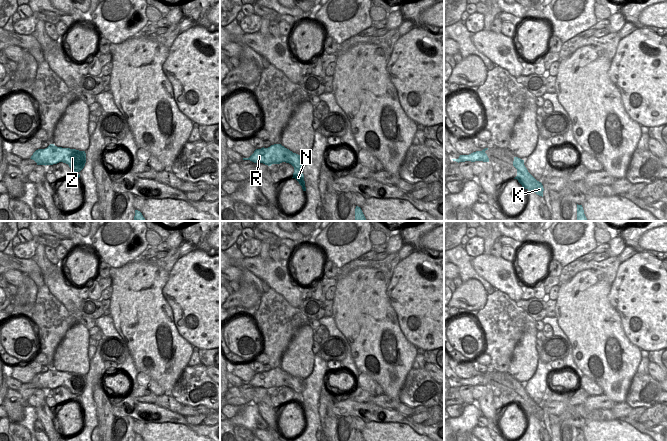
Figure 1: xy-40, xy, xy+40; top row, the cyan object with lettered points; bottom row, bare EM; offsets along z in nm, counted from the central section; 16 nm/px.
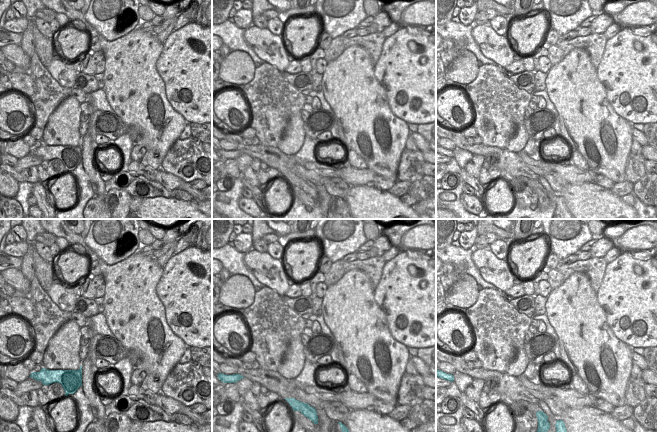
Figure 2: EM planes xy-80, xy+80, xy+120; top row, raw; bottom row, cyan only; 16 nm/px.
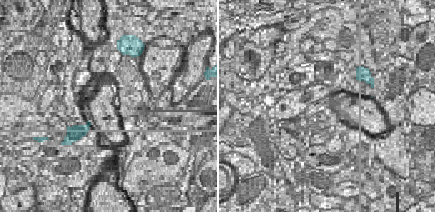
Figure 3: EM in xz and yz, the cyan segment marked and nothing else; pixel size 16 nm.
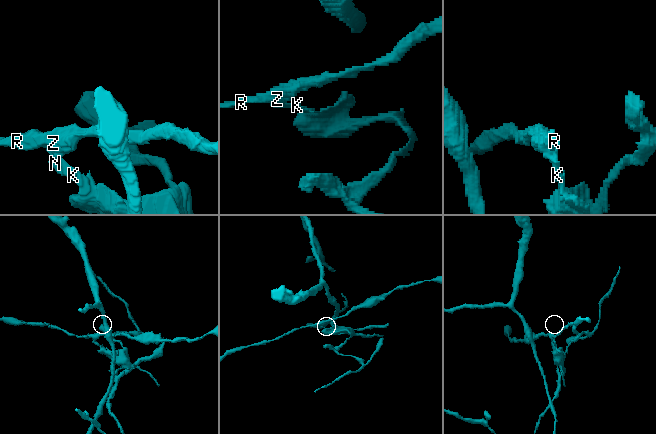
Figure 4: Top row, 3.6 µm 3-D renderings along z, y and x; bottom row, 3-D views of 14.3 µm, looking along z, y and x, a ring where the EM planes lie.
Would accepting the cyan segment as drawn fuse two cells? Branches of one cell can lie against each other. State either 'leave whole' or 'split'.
split

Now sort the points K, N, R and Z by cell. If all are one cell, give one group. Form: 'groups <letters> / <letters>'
groups K N / R Z

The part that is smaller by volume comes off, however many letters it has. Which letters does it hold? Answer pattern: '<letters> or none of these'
R, Z

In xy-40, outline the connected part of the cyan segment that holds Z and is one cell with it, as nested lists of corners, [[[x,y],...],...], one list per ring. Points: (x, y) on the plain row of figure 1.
[[[50,368],[45,373],[36,374],[31,380],[37,389],[53,389],[63,386],[69,389],[73,396],[80,396],[86,387],[85,375],[57,371]]]

